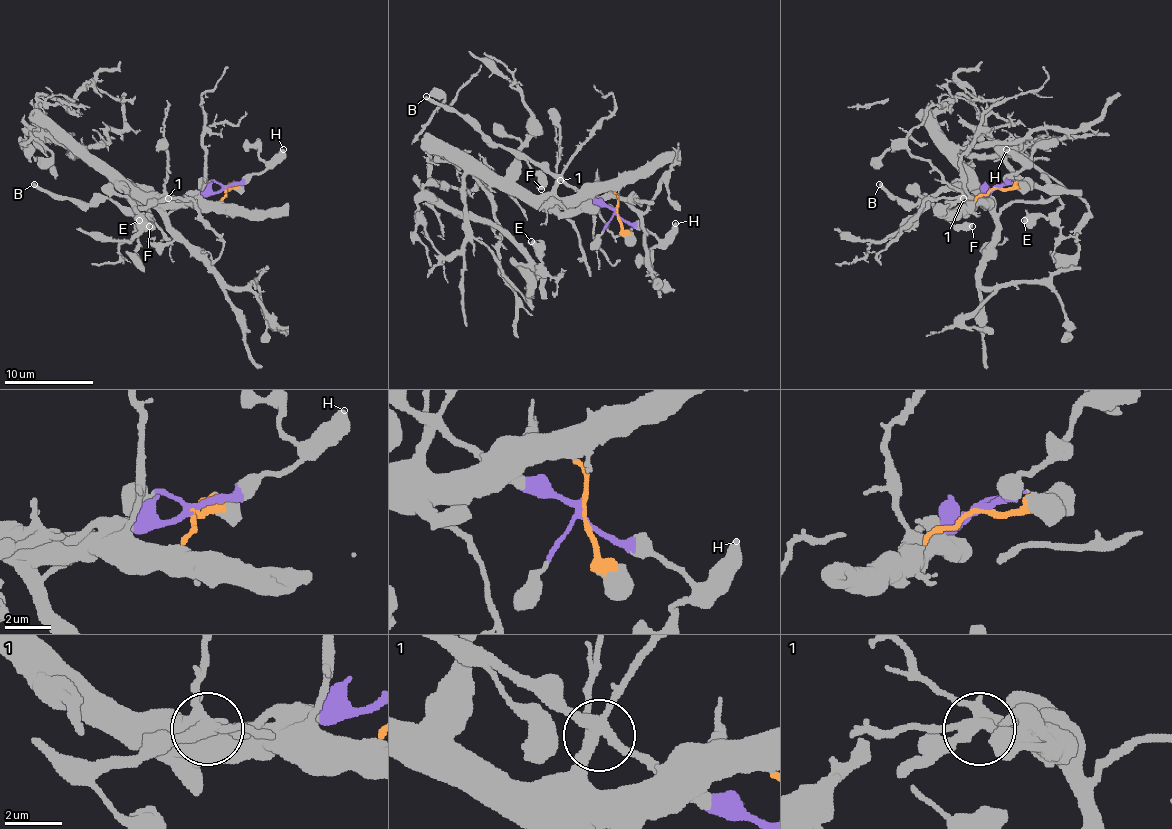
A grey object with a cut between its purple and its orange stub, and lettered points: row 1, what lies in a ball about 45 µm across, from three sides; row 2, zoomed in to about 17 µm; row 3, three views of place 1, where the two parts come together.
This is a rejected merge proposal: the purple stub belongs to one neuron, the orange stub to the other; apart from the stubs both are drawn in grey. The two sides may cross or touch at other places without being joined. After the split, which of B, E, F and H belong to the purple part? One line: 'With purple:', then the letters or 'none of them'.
With purple: B, F, H

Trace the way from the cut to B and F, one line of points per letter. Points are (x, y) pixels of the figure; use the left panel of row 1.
B: (223, 189), (190, 191), (145, 207), (125, 209), (107, 198), (76, 202), (54, 198), (34, 185)
F: (223, 189), (188, 191), (179, 198), (150, 202), (134, 214), (141, 225), (150, 227)

